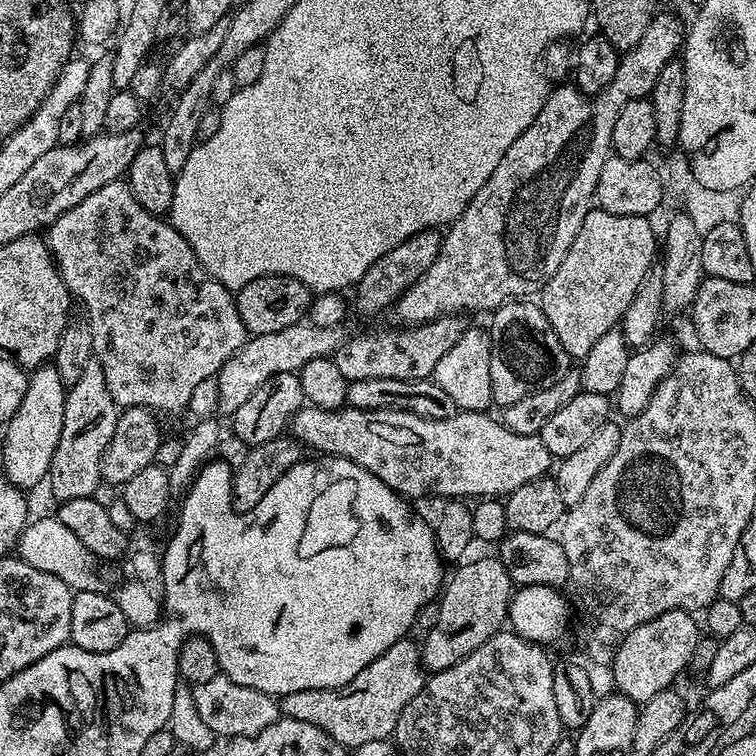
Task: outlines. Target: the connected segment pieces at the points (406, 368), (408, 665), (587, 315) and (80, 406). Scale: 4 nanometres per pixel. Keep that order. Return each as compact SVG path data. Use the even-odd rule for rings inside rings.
M463 315L439 316L425 324L395 326L385 332L364 332L353 340L345 339L334 353L338 370L349 382L362 378L402 378L403 380L427 380L442 359L442 354L458 342L466 321Z
M405 638L394 642L394 646L386 650L386 654L374 658L370 666L358 670L358 674L354 674L350 683L344 684L341 688L311 688L279 697L280 711L285 717L310 722L326 730L326 734L330 734L334 742L338 742L345 750L351 750L358 746L366 746L366 742L388 740L395 733L396 723L402 710L406 710L408 703L424 689L425 679L426 669L420 663L420 644L412 641L412 638Z
M598 206L586 214L566 258L554 270L538 293L538 303L546 322L558 334L562 350L570 358L583 358L590 354L594 342L610 329L617 327L626 314L626 306L646 274L658 260L656 232L647 216L627 216L603 212Z
M95 358L86 362L78 382L68 388L66 418L62 418L62 438L58 438L58 450L54 450L46 477L47 487L52 487L57 501L92 497L102 481L100 463L109 442L114 438L120 413L121 409L116 407L114 398L110 398L110 390L106 390L106 374L102 374L102 366Z

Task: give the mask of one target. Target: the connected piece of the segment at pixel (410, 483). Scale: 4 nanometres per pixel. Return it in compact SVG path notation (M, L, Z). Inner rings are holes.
M305 406L298 410L296 417L292 419L290 432L295 439L299 440L301 445L313 448L313 453L323 454L326 456L341 456L350 462L354 462L358 466L362 466L366 470L370 470L370 474L374 474L382 482L386 482L386 486L390 486L393 490L400 493L405 498L413 498L412 496L440 496L439 498L504 498L508 493L518 490L518 486L526 486L526 482L538 480L549 475L548 467L553 467L554 458L546 450L546 446L542 446L539 436L531 436L530 434L514 434L514 430L510 430L499 419L491 420L488 412L461 412L457 411L450 418L442 418L441 420L431 420L430 418L422 418L418 414L410 414L409 412L394 412L385 410L383 412L371 412L370 410L362 410L361 408L335 408L334 410L322 410Z

